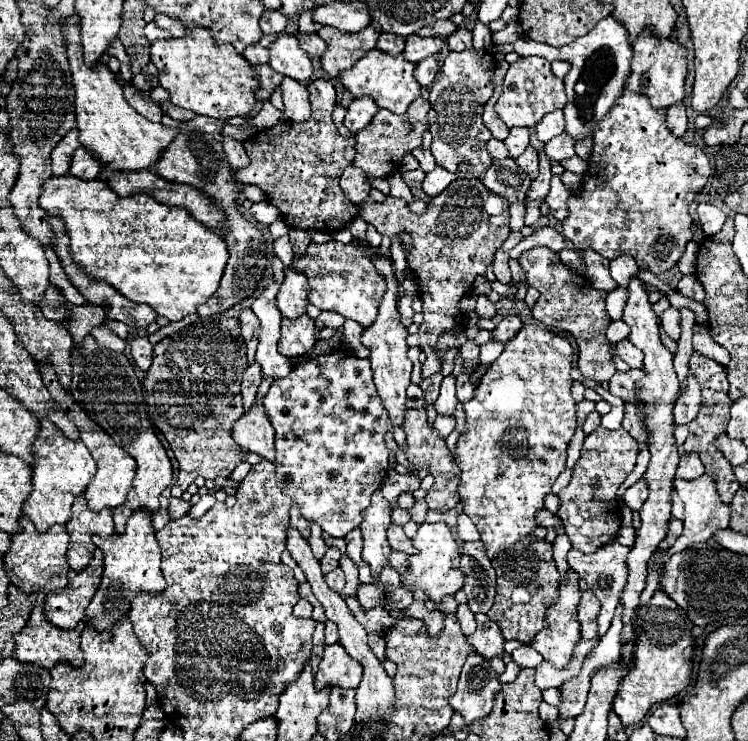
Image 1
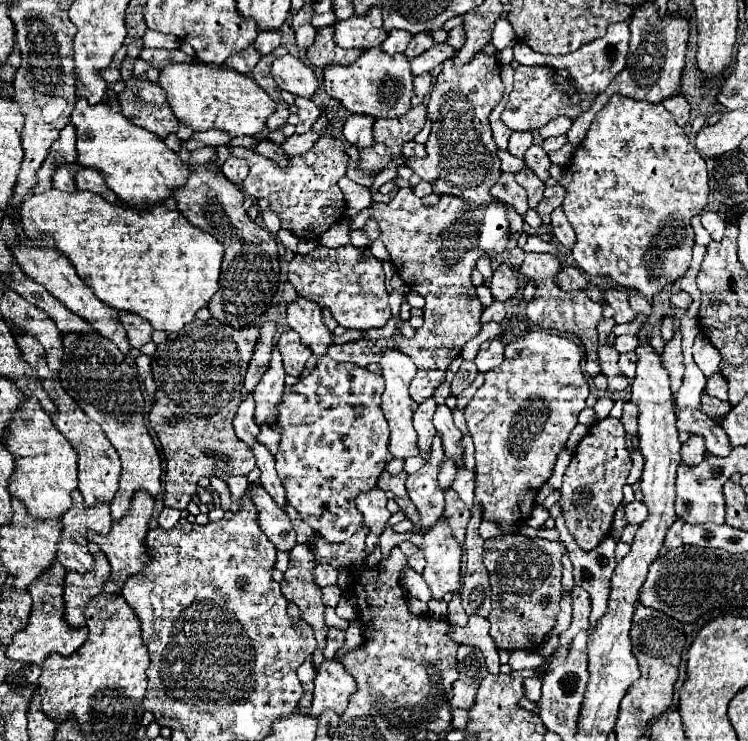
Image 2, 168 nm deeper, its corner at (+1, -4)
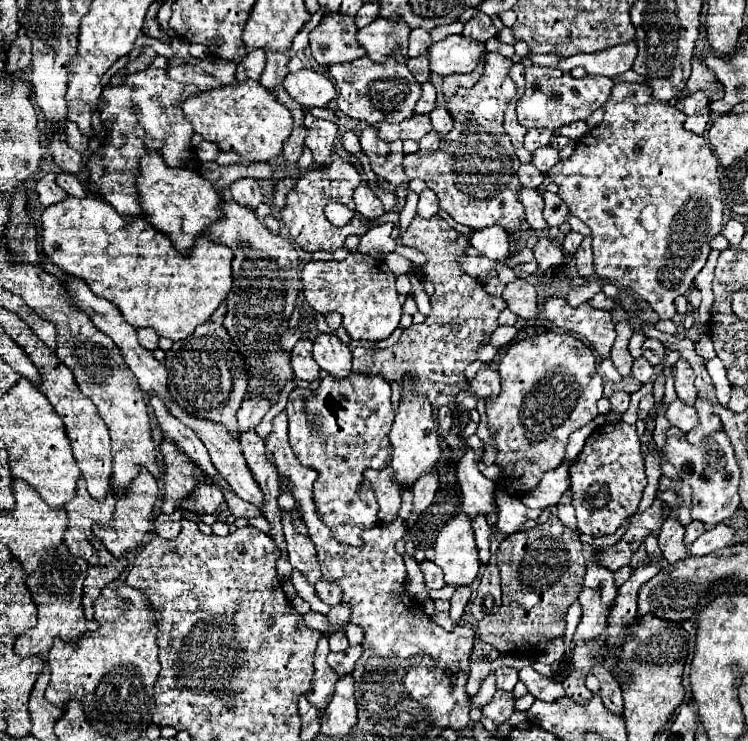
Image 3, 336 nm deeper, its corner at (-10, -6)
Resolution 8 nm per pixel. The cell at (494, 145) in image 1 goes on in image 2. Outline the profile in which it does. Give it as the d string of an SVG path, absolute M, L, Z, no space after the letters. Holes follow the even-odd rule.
M498 150L498 158L500 158L500 162L502 162L502 170L504 170L504 172L518 174L520 170L526 168L526 162L524 162L524 160L512 156L512 154L506 152L506 150Z

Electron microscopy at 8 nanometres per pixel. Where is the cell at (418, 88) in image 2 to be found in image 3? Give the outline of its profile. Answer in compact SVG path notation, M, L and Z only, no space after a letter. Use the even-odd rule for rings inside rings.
M427 80L423 84L423 96L419 98L419 102L415 106L415 114L429 114L435 108L435 96L437 96L435 86Z

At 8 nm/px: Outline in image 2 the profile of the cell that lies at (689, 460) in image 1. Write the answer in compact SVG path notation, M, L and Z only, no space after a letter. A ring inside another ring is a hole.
M690 434L688 442L682 444L682 462L688 466L696 466L696 464L700 464L704 454L706 454L704 438L700 434Z

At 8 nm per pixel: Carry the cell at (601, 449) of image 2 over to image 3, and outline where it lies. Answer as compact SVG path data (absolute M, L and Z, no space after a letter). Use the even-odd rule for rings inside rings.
M607 422L597 426L587 438L581 454L571 466L571 494L577 512L577 530L593 538L615 534L619 524L635 514L643 488L647 486L643 460L639 456L641 442L635 426L625 422Z

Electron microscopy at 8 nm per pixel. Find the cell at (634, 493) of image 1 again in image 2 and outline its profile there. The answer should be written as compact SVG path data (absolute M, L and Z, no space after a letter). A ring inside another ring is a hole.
M638 500L626 504L624 512L626 512L626 524L640 524L648 516L646 506L642 502L638 502Z

